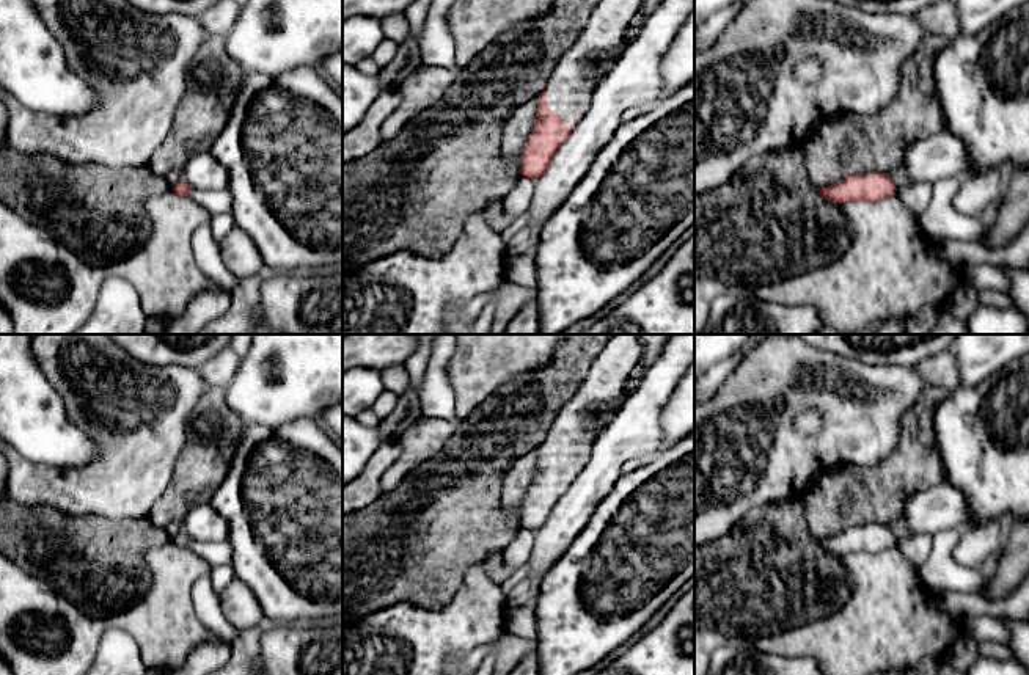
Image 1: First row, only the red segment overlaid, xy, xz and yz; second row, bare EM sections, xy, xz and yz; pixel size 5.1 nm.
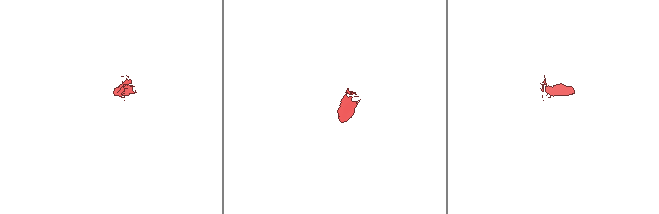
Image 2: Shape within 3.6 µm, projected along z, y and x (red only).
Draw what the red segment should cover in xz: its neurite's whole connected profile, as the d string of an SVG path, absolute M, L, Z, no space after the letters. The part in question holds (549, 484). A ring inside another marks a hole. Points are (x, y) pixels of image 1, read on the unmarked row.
M614 334L608 339L605 348L589 367L577 394L561 408L551 424L547 440L537 449L537 474L522 502L522 527L526 527L531 532L540 529L559 498L586 466L595 440L619 410L616 402L624 394L628 377L638 367L641 356L643 347L639 334Z

